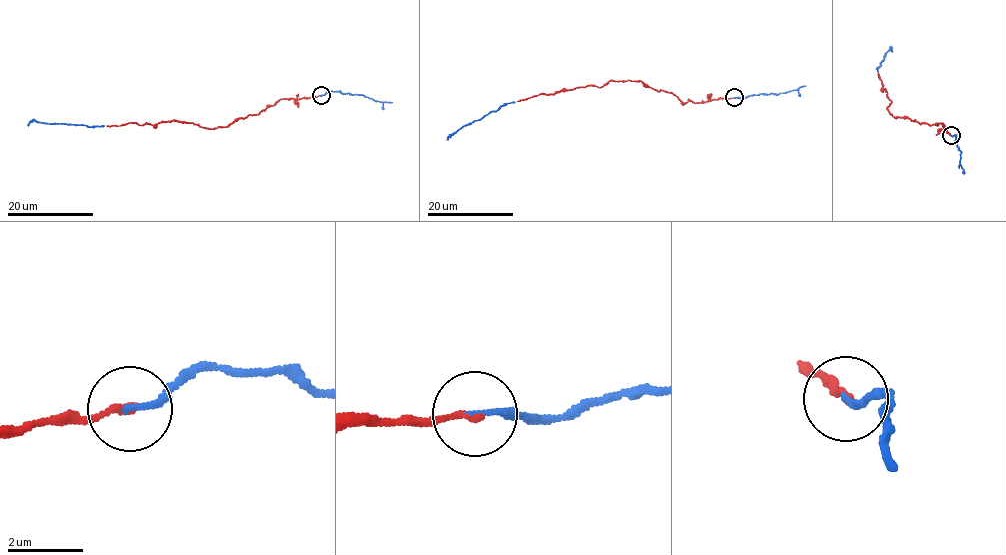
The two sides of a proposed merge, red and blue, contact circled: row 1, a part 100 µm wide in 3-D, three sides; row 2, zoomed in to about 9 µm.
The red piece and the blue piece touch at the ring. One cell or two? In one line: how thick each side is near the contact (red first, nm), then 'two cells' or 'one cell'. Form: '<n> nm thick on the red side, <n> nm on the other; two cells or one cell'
200 nm thick on the red side, 170 nm on the other; one cell

